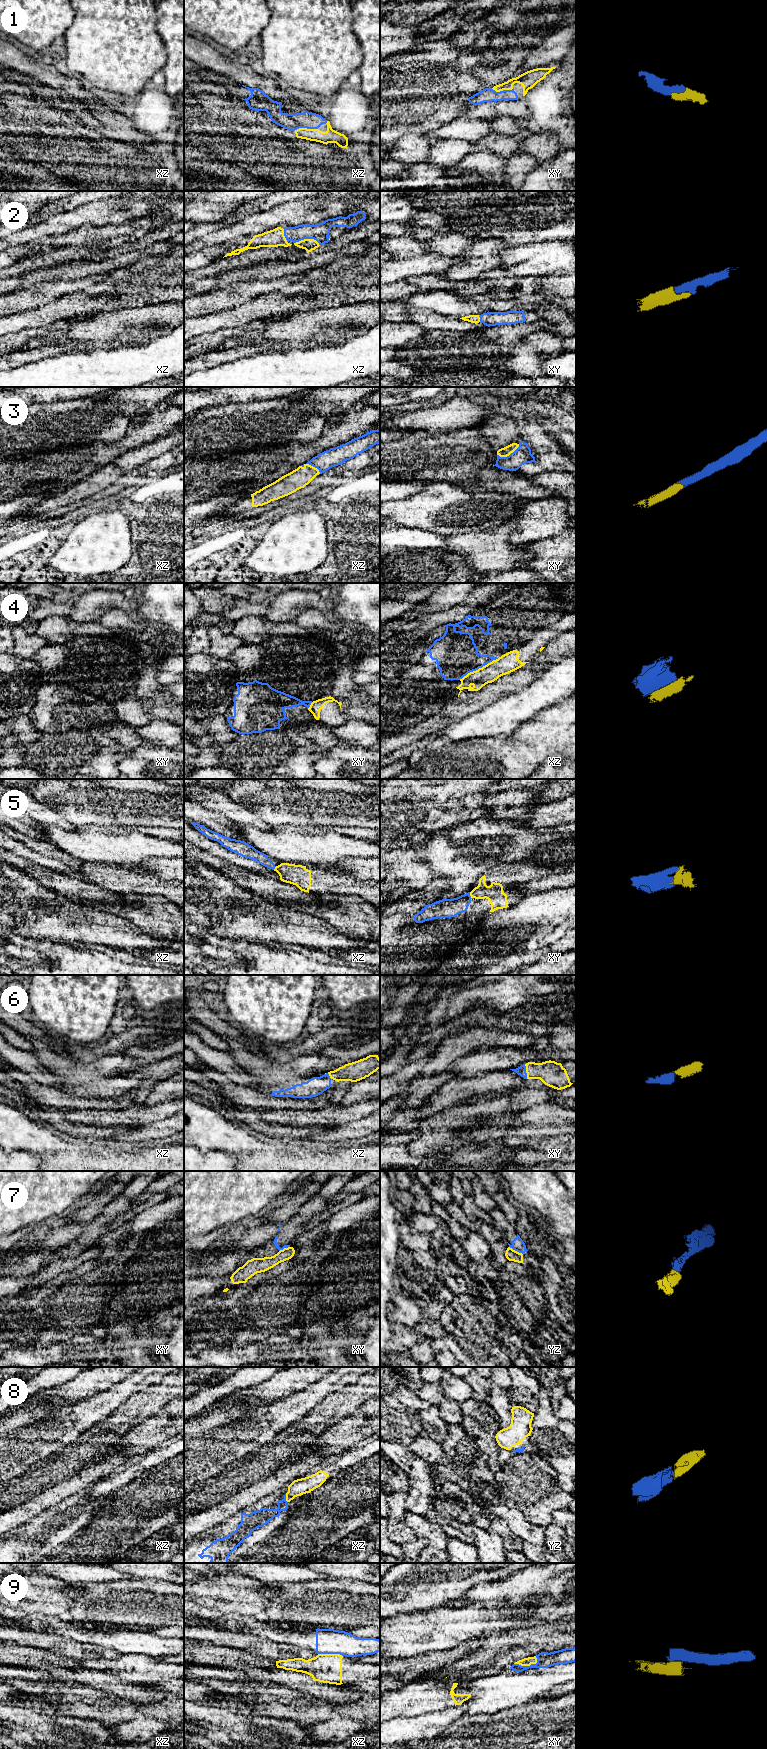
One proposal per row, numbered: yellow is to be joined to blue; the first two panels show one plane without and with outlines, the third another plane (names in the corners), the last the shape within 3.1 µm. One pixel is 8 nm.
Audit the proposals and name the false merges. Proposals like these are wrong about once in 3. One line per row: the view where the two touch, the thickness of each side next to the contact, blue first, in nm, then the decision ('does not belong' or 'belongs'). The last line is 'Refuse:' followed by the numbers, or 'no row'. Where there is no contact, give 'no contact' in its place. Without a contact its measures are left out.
1: contact in xz; calibres 140 and 110 nm; belongs
2: contact in xz; calibres 140 and 100 nm; belongs
3: contact in xy; calibres 140 and 80 nm; belongs
4: contact in xz; calibres 340 and 160 nm; does not belong
5: contact in xy; calibres 160 and 150 nm; belongs
6: contact in xy; calibres 70 and 200 nm; belongs
7: contact in yz; calibres 100 and 90 nm; does not belong
8: contact in xz; calibres 120 and 130 nm; belongs
9: contact in xy; calibres 130 and 70 nm; does not belong
Refuse: 4, 7, 9

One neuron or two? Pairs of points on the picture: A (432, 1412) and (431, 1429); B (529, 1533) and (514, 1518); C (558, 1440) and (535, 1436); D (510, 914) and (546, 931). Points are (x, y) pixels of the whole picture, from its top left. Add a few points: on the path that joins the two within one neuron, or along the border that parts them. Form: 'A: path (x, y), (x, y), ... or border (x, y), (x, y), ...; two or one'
A: path (431, 1416), (431, 1425); one
B: path (525, 1529), (518, 1522); one
C: path (552, 1440), (546, 1440), (541, 1437); one
D: path (519, 921), (535, 921), (539, 923); one

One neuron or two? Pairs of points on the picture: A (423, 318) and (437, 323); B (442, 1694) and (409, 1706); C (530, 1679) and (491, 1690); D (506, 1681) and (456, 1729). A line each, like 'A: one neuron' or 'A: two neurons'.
A: one neuron
B: one neuron
C: one neuron
D: two neurons

